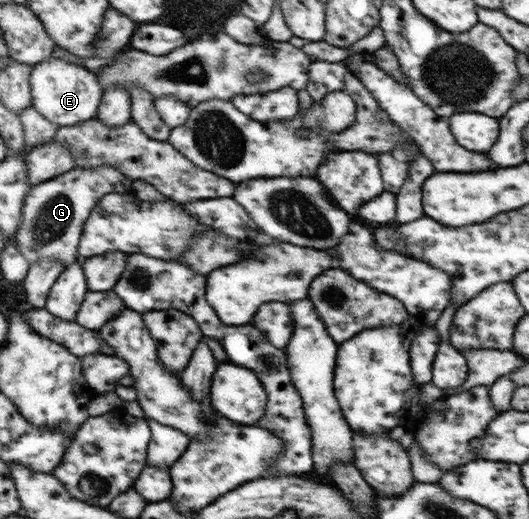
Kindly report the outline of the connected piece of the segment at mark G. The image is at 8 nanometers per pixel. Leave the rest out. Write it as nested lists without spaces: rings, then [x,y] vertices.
[[[80,163],[69,172],[32,187],[25,200],[24,219],[17,229],[18,250],[28,260],[28,265],[38,260],[58,260],[64,265],[79,261],[77,248],[84,222],[102,196],[131,191],[133,179],[122,170],[109,165],[80,168]]]

